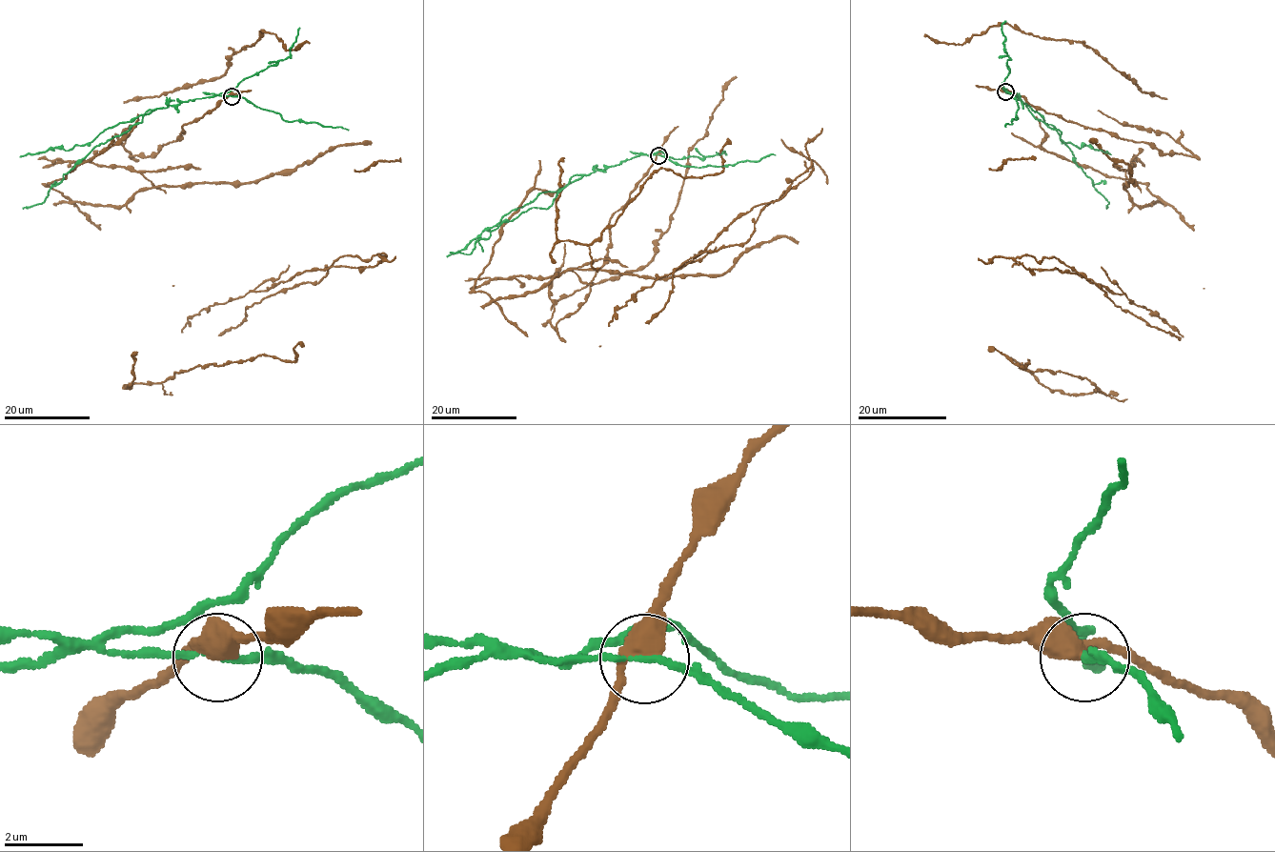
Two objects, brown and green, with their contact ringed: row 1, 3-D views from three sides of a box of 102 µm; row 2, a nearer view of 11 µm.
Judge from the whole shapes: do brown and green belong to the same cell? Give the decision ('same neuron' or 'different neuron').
different neuron

